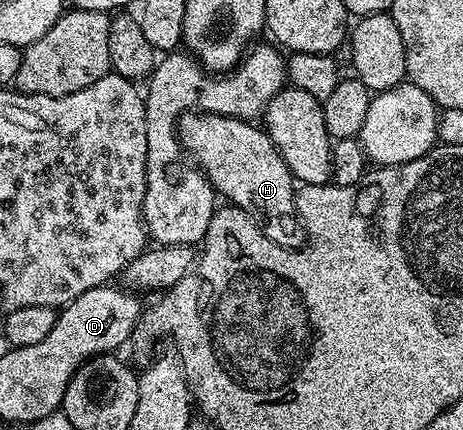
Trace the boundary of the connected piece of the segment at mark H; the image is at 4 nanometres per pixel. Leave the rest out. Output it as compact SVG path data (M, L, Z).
M188 111L178 119L178 138L191 160L210 180L223 200L245 211L260 224L276 245L298 249L307 242L306 229L294 207L296 180L284 165L284 157L272 145L261 126L233 115L212 115L209 111Z

